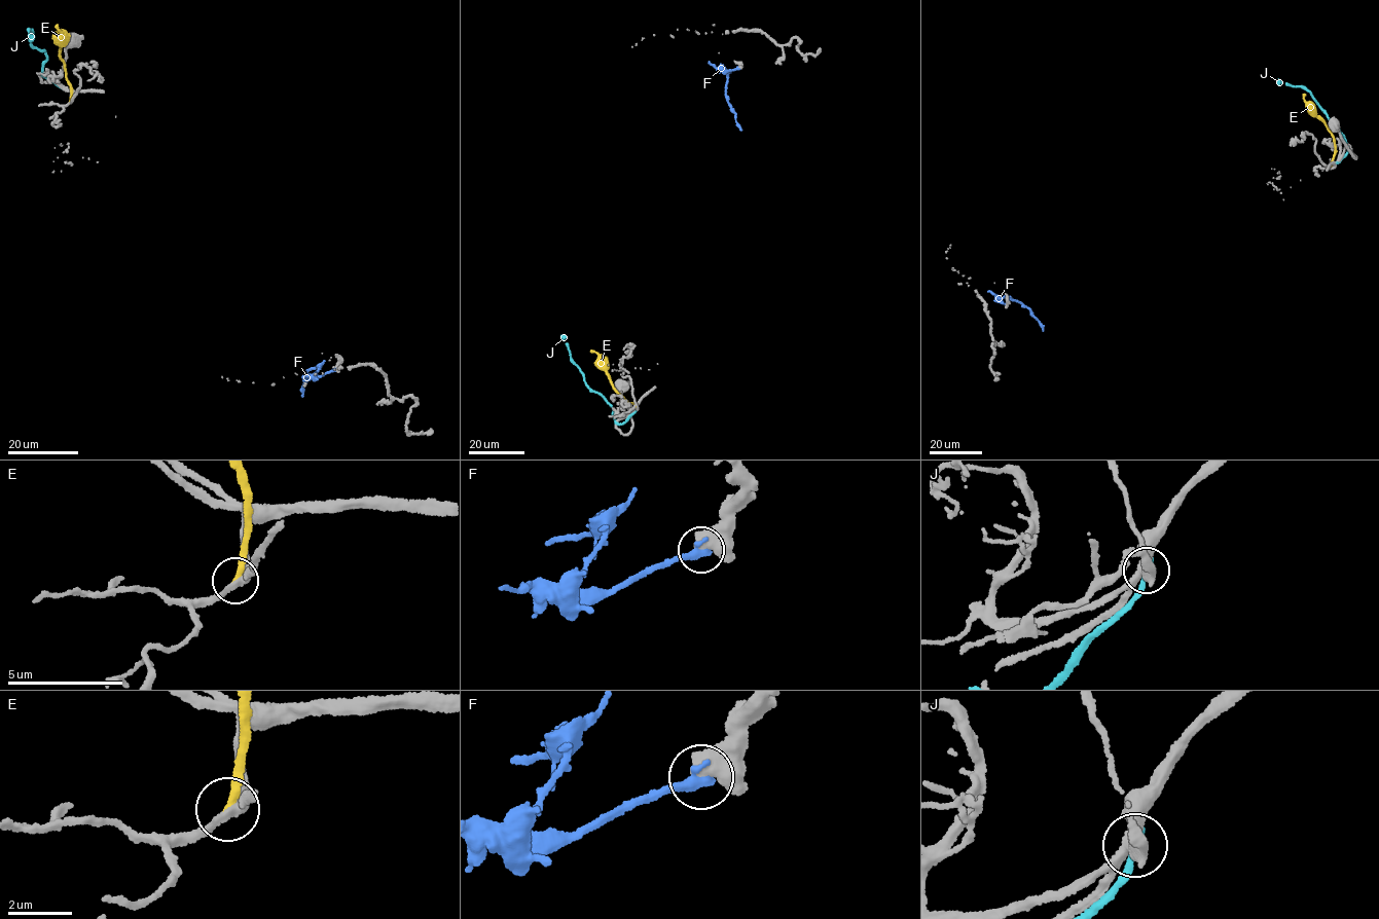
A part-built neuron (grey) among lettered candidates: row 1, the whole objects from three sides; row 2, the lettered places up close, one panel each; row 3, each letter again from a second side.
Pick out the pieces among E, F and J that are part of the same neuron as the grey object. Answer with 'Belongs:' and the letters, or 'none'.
Belongs: none

